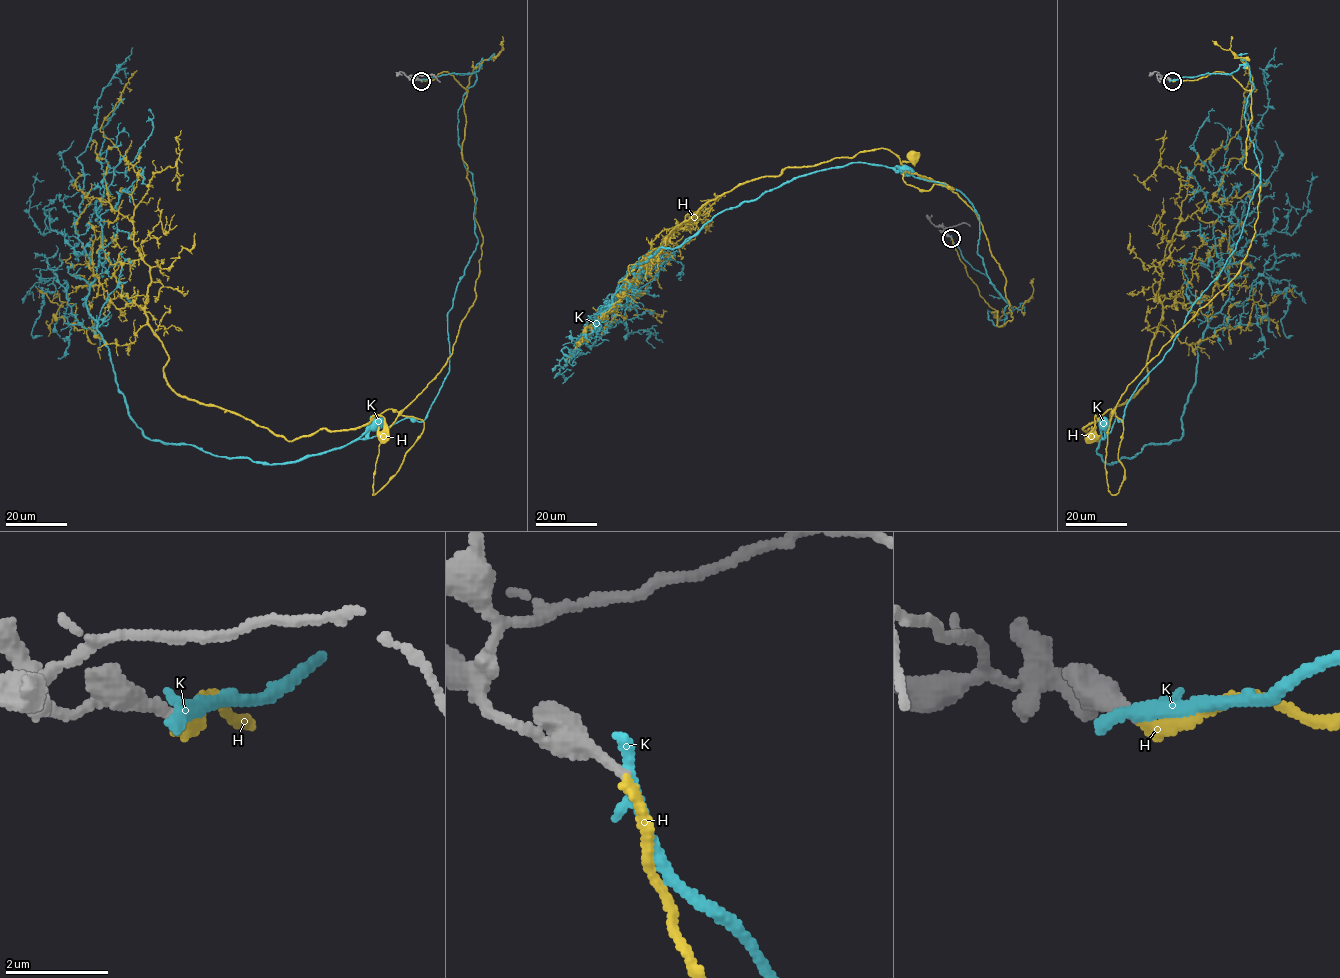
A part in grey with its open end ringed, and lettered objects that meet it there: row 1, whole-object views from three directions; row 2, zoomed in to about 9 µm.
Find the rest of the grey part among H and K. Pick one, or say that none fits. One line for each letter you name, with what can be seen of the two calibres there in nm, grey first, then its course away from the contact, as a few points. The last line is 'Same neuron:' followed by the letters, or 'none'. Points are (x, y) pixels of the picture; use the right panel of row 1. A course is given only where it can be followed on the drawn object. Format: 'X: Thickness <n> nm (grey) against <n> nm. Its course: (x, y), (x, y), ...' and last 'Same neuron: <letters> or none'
H: Thickness 200 nm (grey) against 220 nm. Its course: (1172, 80), (1222, 71), (1250, 92), (1255, 233), (1240, 270), (1114, 411), (1095, 415), (1091, 438)
Same neuron: H

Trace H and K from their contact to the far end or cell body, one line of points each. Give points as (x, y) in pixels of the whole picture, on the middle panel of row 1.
H: (951, 238), (996, 324), (1010, 321), (1006, 277), (976, 214), (901, 163), (912, 157)
K: (951, 238), (1011, 306), (988, 310), (1003, 326), (972, 204), (908, 170)

